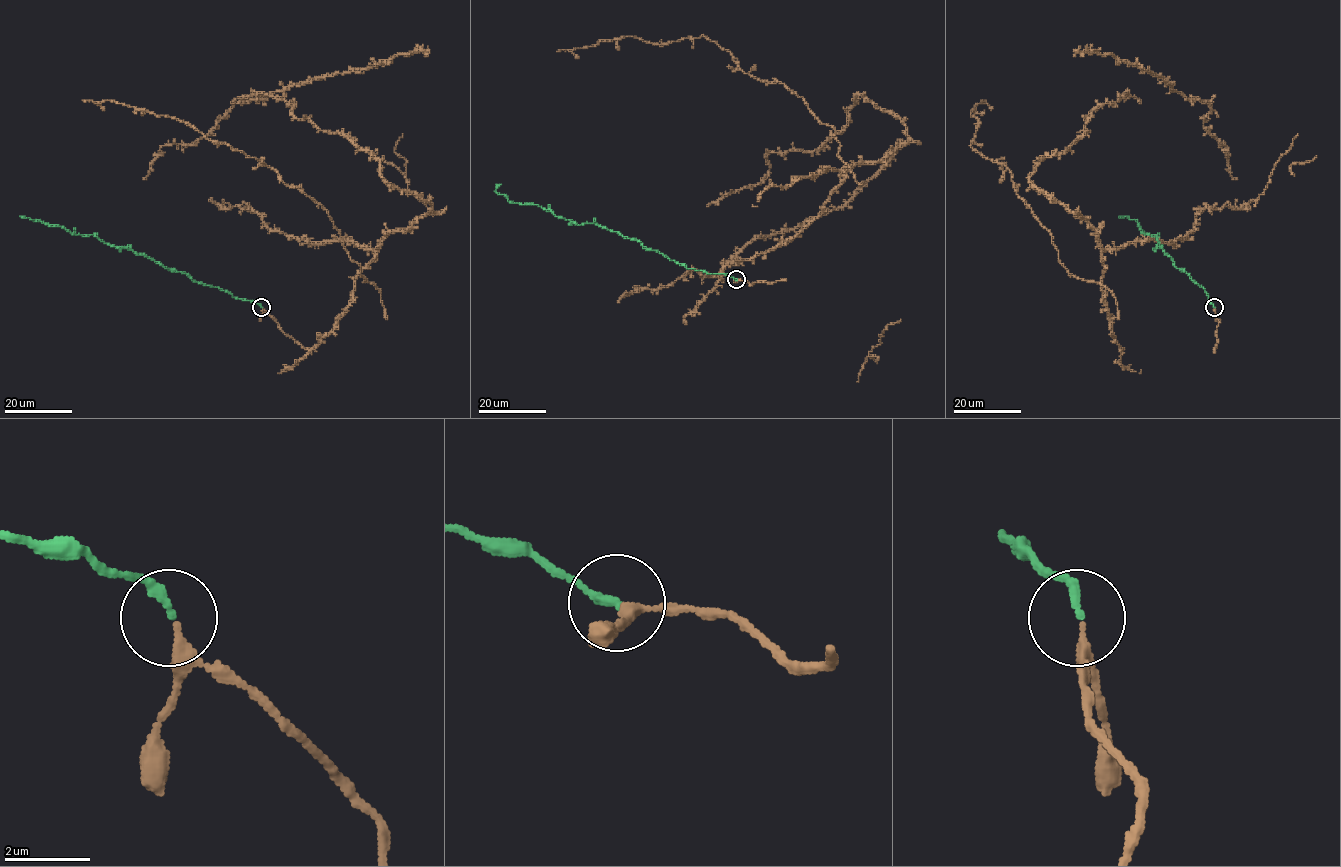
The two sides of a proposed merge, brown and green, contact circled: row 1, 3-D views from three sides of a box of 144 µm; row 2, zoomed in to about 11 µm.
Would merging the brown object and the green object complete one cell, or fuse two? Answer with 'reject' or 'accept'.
accept

